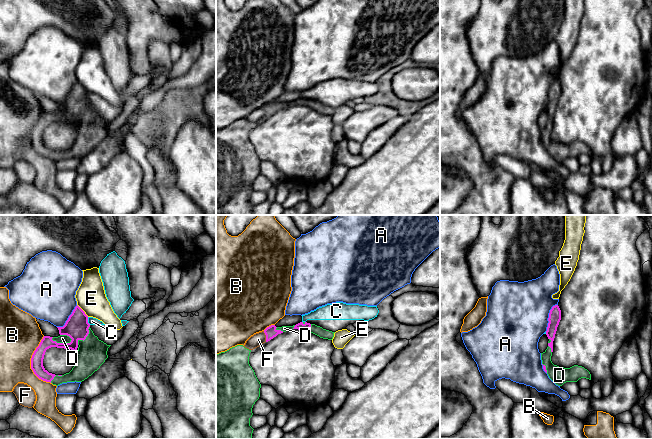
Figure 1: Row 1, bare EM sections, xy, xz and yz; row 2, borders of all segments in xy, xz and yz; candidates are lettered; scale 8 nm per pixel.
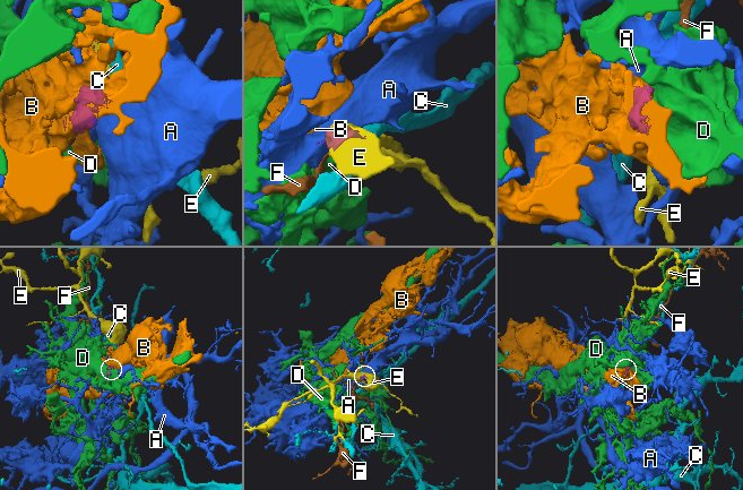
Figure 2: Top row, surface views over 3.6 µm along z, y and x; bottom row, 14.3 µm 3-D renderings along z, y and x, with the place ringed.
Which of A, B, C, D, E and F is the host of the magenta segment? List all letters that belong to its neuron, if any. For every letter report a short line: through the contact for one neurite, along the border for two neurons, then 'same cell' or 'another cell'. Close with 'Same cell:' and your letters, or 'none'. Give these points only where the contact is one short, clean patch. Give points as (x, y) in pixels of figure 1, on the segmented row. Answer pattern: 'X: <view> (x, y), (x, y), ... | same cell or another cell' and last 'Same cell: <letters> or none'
A: another cell
B: another cell
C: xy (87, 317), (87, 321), (90, 324) | another cell
D: same cell
E: xy (77, 304), (88, 316) | another cell
F: another cell
Same cell: D

